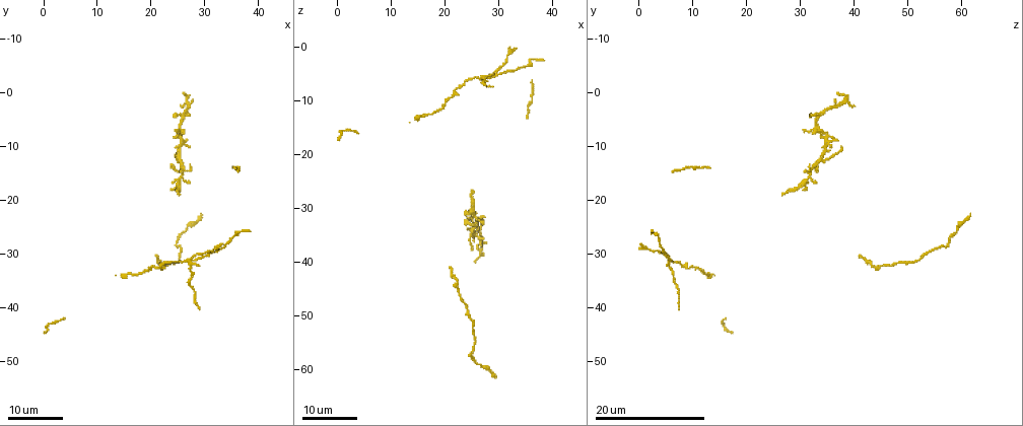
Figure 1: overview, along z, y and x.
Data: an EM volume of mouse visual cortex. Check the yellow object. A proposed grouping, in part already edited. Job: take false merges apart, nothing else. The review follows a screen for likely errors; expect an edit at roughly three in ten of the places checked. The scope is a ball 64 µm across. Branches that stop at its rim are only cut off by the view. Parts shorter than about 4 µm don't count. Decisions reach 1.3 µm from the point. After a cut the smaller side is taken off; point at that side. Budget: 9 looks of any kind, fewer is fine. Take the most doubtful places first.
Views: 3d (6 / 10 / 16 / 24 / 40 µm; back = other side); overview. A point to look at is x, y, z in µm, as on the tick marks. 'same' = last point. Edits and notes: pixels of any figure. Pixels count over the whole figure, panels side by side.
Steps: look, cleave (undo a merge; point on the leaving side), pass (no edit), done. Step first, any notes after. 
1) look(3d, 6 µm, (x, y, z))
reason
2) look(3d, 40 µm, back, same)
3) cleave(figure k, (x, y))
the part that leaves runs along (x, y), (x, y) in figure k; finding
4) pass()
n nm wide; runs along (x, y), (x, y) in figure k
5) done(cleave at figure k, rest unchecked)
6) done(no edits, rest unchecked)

look(3d, 24 µm, (27.5, 32.0, 6.0))
four or more arms meet

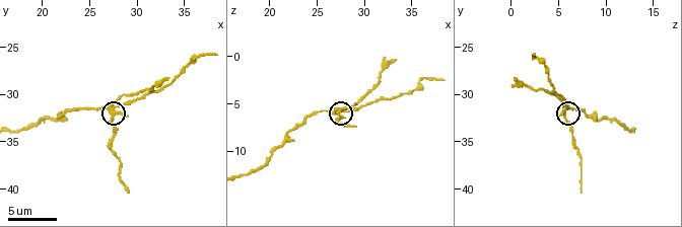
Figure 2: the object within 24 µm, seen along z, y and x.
look(3d, 10 µm, (27.2, 31.8, 5.6))

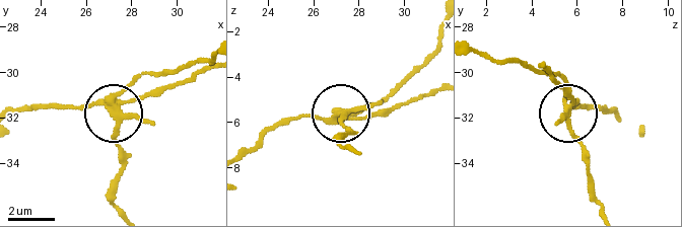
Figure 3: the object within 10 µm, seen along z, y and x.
cleave(figure 3, (114, 139))
side arm 10 µm; a second cell is stuck on

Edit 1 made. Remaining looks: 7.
look(overview)
redraw

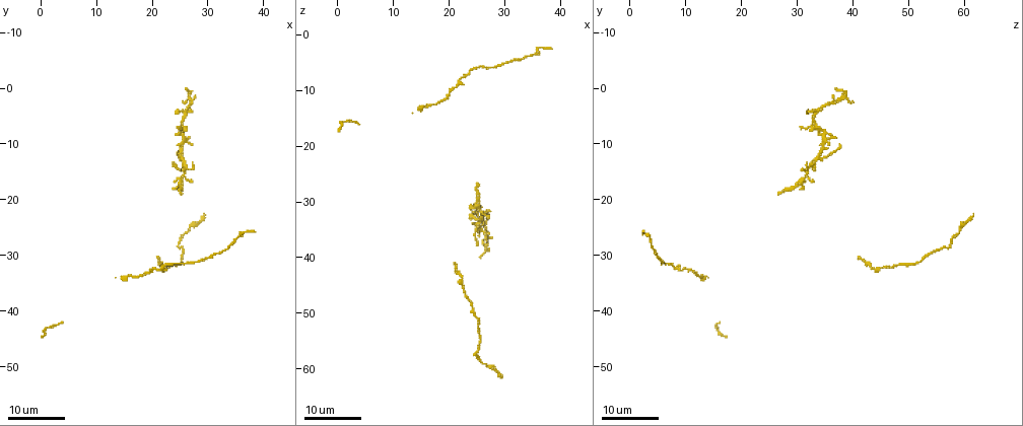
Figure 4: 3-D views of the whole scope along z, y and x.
look(3d, 24 µm, (25.0, 17.5, 31.0))
three arms meet

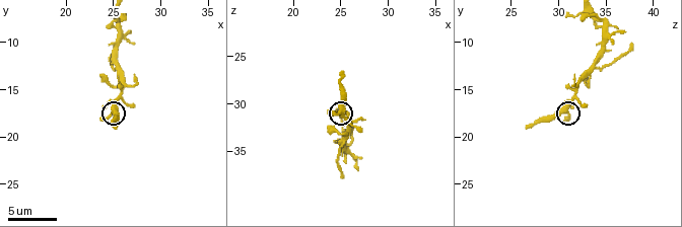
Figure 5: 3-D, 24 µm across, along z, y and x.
look(3d, 10 µm, (25.0, 17.6, 30.8))

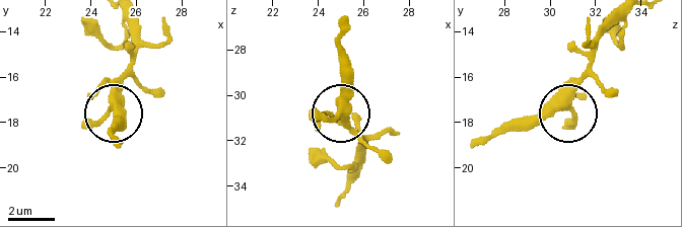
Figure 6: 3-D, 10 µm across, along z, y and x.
pass()
side arm 24 µm; runs along (527, 126), (564, 106), (571, 85), (593, 64) in figure 6; continuous, no second cell

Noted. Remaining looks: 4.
look(3d, 10 µm, (25.2, 12.8, 34.4))
three arms meet

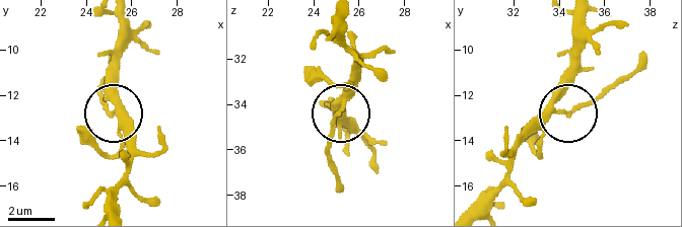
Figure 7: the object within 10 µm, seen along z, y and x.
pass()
side arm 5 µm; runs along (478, 206), (548, 119), (622, 80) in figure 7; all the same cell

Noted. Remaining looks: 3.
look(3d, 6 µm, (19.4, 32.8, 11.0))

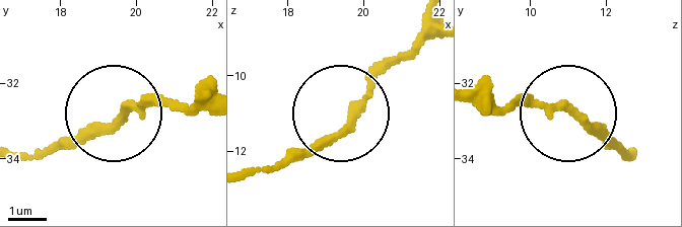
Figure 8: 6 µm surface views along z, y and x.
look(3d, 6 µm, back, (19.60, 32.90, 11.30))
from behind

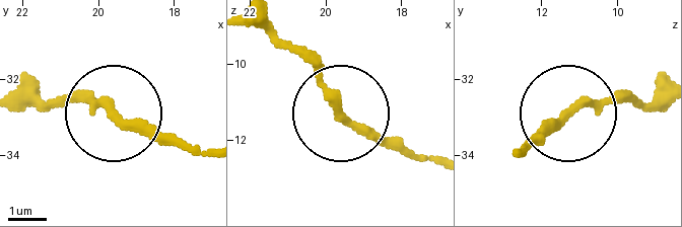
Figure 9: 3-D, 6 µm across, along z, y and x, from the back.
pass()
230 nm wide; one cell here

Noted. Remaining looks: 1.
done(cleave at figure 3, rest unchecked)

